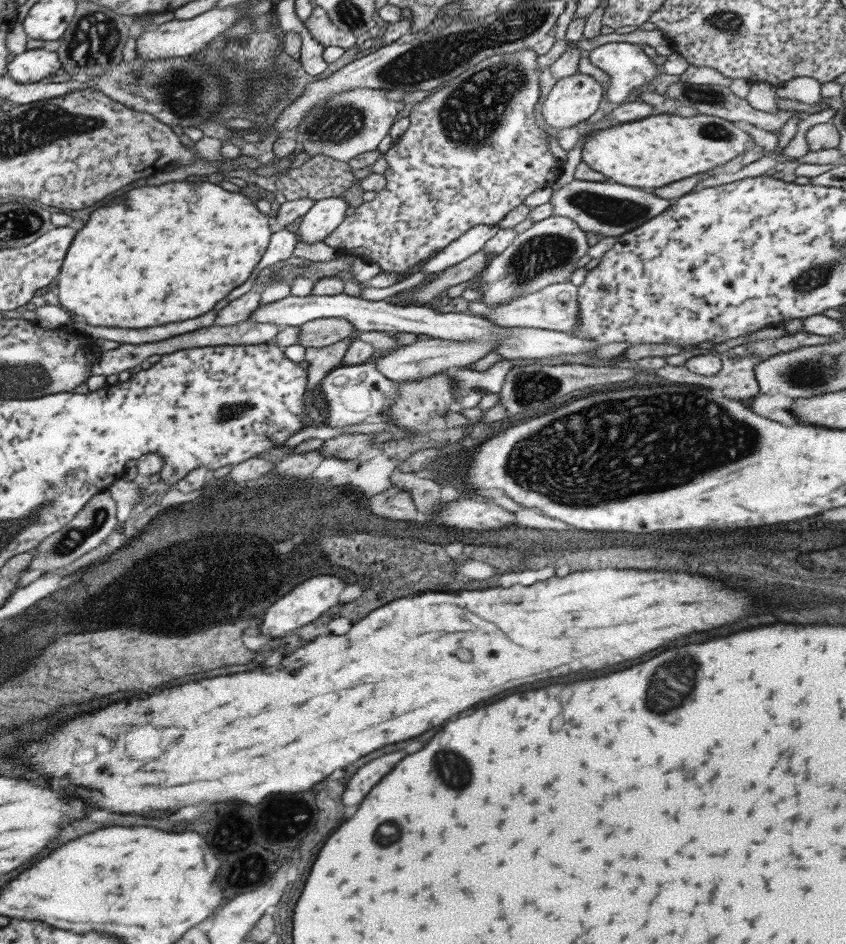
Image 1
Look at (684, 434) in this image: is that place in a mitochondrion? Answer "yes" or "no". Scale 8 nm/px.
yes

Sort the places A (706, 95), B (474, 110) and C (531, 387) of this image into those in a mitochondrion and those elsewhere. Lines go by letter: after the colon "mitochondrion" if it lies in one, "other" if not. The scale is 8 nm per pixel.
A: mitochondrion
B: mitochondrion
C: mitochondrion

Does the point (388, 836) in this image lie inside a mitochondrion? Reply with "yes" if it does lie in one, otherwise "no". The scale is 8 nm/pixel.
yes

